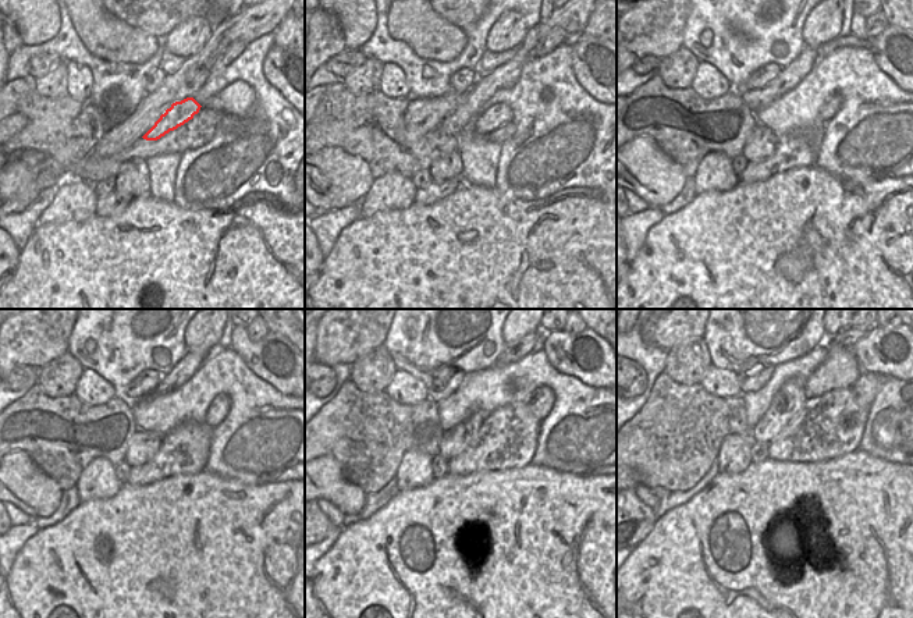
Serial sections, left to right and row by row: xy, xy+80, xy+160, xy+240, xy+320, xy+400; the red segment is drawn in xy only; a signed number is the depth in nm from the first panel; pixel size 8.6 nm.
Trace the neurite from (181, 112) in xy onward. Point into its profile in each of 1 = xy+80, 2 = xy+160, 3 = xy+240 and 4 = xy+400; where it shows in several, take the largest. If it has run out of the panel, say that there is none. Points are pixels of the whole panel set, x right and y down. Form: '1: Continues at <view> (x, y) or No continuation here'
1: Continues at xy+80 (498, 114)
2: Continues at xy+160 (831, 106)
3: Continues at xy+240 (219, 408)
4: Continues at xy+400 (866, 387)

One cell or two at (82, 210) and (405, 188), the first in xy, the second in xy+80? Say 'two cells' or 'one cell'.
one cell

